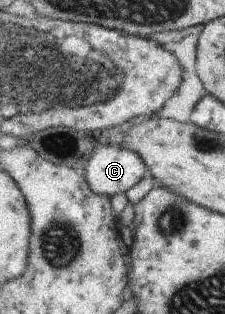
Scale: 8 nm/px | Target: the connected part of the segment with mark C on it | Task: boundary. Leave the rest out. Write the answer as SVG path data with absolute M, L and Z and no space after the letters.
M101 141L89 156L82 173L93 193L112 197L126 193L149 171L139 152Z

